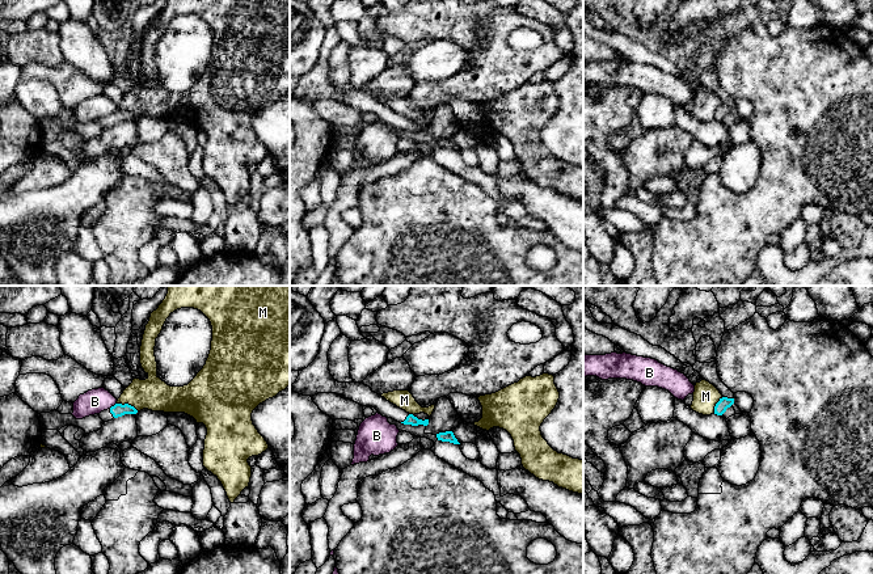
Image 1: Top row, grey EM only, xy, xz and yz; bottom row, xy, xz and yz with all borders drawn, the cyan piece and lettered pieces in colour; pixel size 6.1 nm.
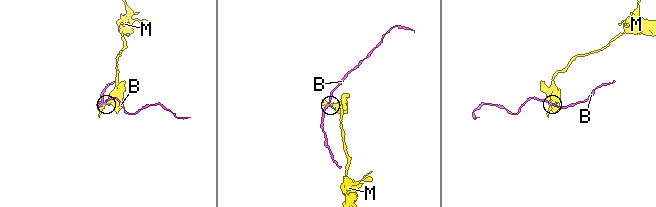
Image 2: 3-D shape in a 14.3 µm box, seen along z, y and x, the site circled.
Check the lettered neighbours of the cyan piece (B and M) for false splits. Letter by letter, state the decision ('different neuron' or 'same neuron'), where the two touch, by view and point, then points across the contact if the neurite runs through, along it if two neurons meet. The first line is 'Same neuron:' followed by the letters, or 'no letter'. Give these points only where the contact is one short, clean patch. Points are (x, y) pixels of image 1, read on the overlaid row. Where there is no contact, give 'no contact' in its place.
Same neuron: no letter
B: different neuron; meets cyan in xy at (112, 406); border along xy (116, 402), (109, 408)
M: different neuron; meets cyan in xy at (127, 404); border along xy (117, 402), (130, 404), (138, 410)

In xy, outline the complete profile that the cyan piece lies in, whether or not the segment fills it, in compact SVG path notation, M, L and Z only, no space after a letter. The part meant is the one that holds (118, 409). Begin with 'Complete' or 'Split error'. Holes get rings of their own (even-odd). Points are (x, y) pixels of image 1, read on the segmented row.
Split error. M115 404L107 410L101 411L98 415L104 422L111 421L113 418L122 417L125 414L136 414L138 410L128 404Z

